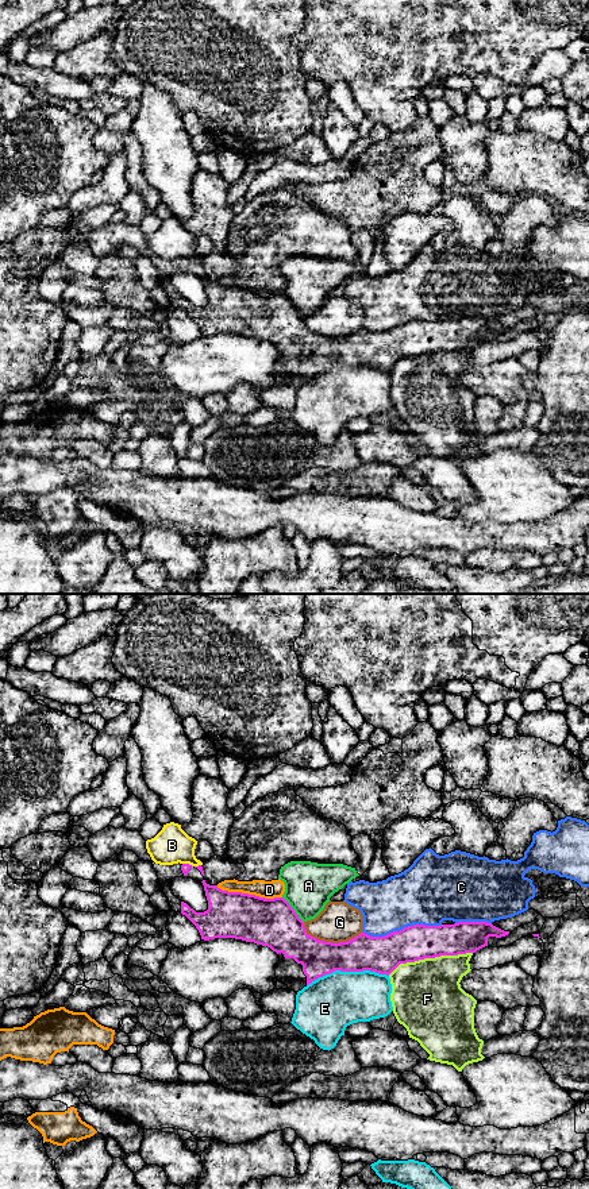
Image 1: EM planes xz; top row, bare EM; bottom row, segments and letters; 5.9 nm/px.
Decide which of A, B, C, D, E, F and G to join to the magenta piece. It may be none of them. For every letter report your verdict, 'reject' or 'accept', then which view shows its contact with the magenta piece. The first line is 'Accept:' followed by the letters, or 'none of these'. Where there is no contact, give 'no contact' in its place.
Accept: none of these
A: reject | xz
B: reject | xz
C: reject | xz
D: reject | xz
E: reject | xz
F: reject | xz
G: reject | xz

